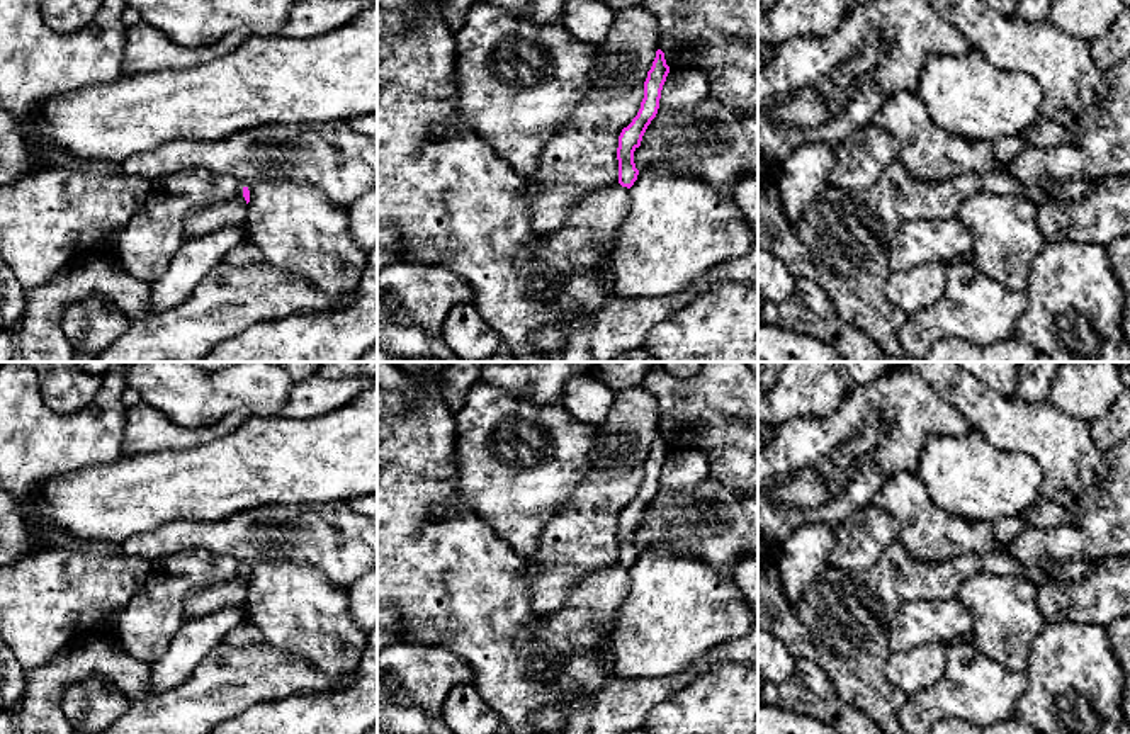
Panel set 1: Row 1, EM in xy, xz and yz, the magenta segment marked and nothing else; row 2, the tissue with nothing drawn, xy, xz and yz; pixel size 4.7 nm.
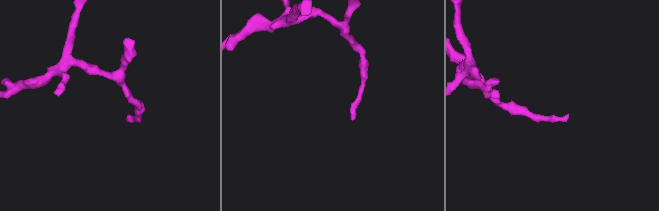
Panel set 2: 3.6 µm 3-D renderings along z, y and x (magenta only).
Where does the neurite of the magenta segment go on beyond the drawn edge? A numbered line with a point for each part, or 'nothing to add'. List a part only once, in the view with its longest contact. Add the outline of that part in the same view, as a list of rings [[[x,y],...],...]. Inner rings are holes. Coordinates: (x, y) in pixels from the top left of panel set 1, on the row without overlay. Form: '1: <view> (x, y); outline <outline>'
nothing to add

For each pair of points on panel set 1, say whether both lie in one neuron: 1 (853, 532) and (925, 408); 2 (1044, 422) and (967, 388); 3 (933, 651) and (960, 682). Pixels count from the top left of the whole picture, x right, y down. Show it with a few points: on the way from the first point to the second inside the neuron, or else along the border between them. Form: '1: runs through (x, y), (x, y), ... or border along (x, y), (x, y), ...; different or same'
1: border along (869, 503), (835, 527); different
2: runs through (1025, 422), (1001, 422), (986, 406); same
3: border along (949, 646), (945, 671), (916, 692); different

